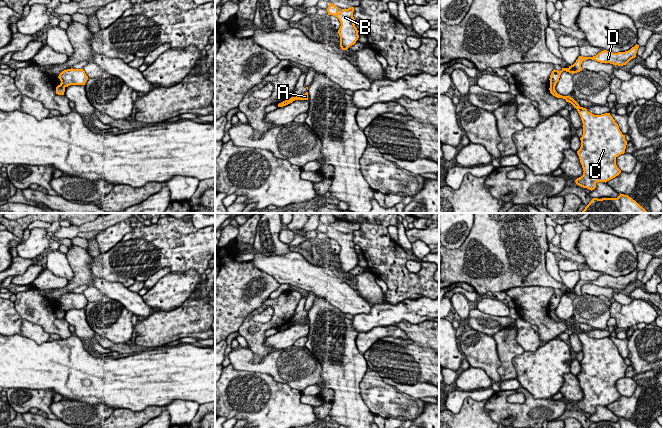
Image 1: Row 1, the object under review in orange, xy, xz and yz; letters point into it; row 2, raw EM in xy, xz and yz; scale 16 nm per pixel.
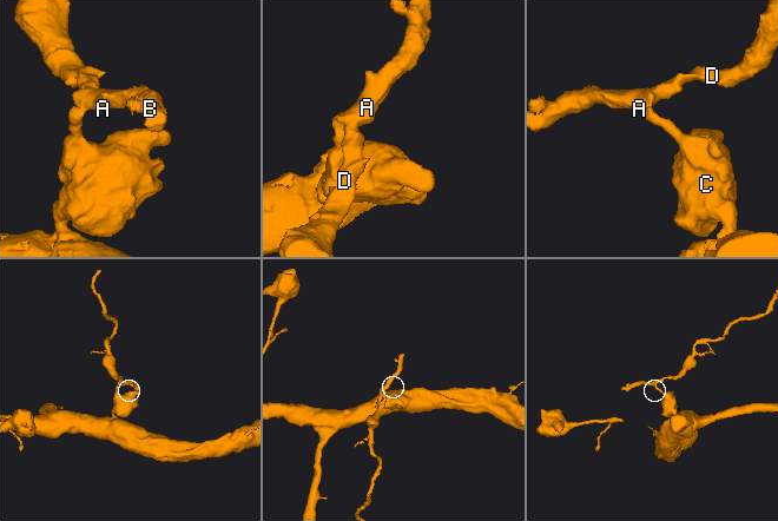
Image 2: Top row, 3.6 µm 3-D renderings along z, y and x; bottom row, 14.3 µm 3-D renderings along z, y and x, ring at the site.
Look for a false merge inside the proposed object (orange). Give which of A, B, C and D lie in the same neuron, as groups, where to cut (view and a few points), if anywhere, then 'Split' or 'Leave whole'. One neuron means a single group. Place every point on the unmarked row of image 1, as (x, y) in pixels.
Groups: A B D / C. Split along xy (60, 308), (64, 311). Split

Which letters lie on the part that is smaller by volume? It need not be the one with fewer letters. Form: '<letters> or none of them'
A, B, D

